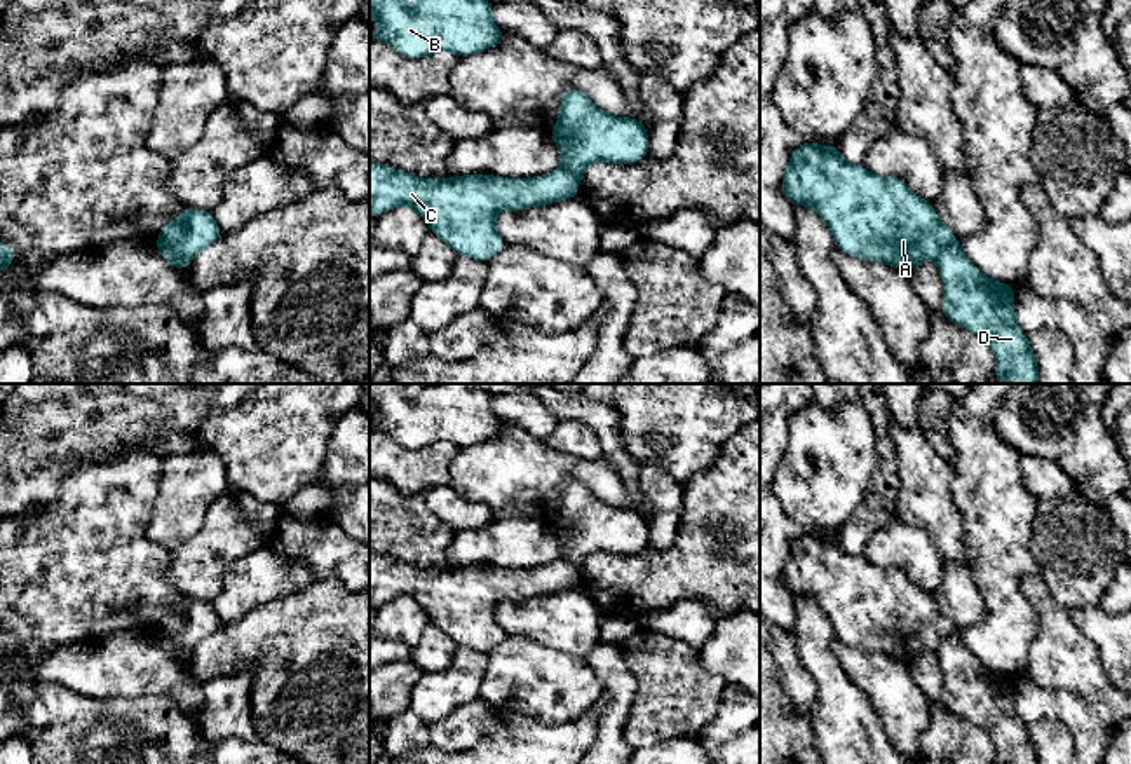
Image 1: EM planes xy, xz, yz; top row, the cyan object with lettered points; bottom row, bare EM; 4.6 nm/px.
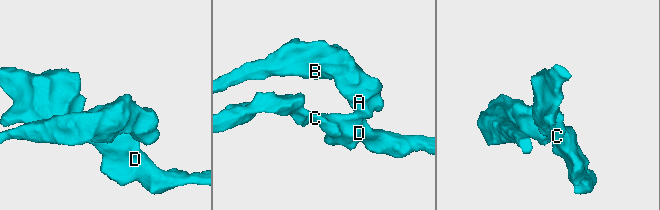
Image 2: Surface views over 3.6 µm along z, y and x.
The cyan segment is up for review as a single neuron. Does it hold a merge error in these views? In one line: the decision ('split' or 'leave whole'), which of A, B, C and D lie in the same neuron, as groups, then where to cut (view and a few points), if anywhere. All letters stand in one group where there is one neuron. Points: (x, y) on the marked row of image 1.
split | A B / C D | xy (155, 241), (185, 264)

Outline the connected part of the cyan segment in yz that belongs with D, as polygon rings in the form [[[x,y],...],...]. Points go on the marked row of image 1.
[[[958,241],[938,256],[945,291],[943,316],[983,337],[995,356],[1000,384],[1039,384],[1039,368],[1028,335],[1014,317],[1014,286],[985,276],[962,253]]]

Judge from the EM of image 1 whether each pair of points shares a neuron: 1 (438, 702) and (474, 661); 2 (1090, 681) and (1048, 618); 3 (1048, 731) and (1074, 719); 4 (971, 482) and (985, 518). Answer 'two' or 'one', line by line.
1: one
2: one
3: two
4: one

